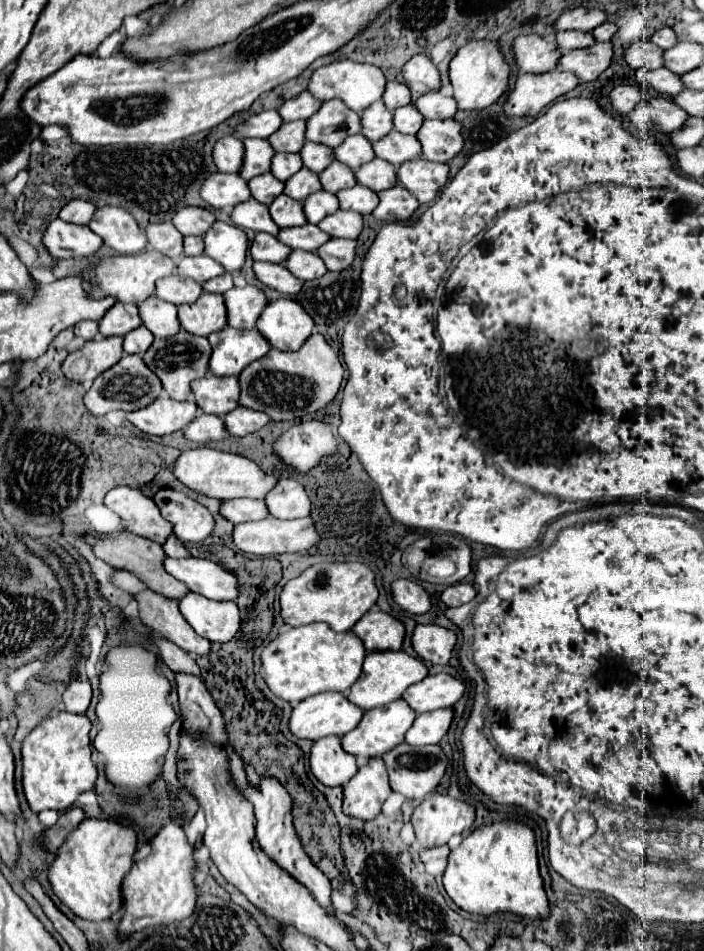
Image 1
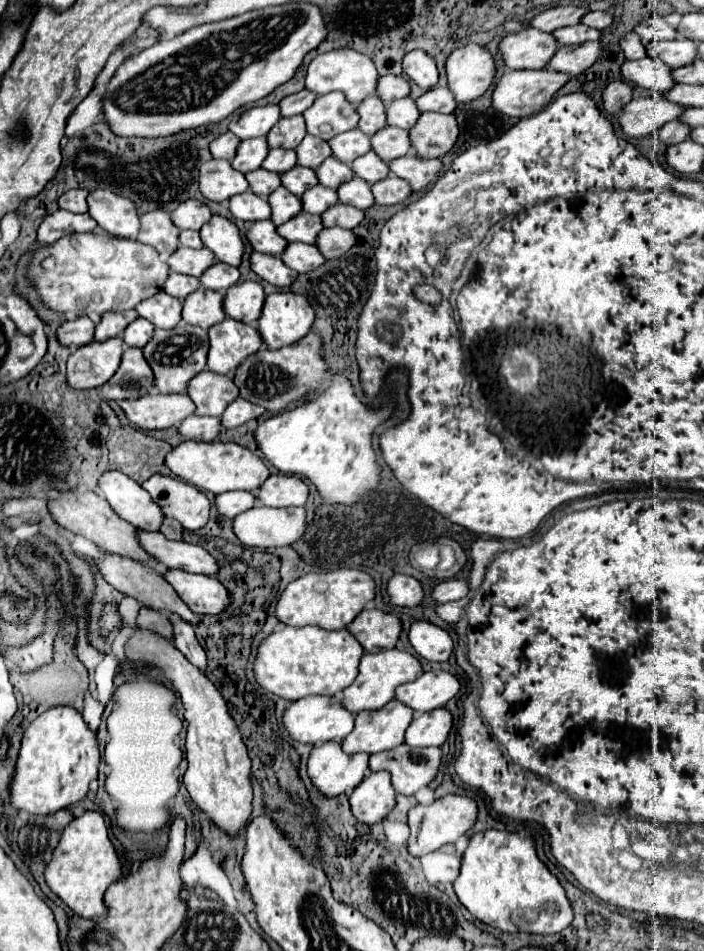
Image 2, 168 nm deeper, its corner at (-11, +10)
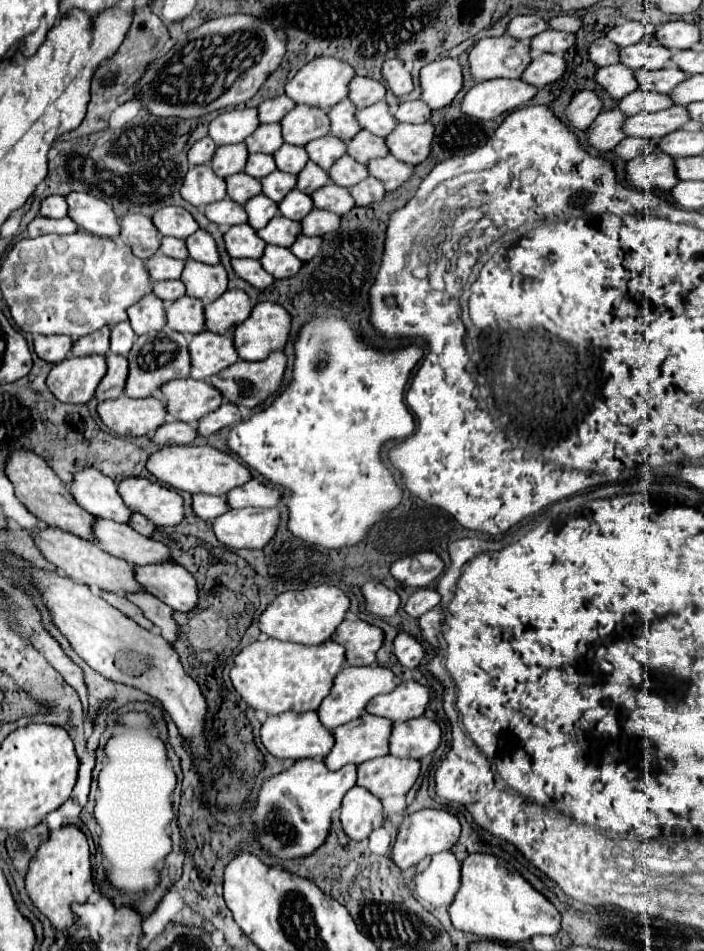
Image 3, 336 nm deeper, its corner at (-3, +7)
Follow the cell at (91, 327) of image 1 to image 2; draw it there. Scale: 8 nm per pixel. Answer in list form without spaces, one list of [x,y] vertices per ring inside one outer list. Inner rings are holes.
[[[77,317],[75,321],[65,321],[59,331],[57,339],[61,339],[61,345],[85,345],[93,341],[95,323],[89,317]]]

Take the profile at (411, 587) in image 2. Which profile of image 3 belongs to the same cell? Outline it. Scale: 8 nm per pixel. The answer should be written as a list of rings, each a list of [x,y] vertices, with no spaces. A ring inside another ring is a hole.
[[[365,582],[361,586],[361,592],[363,592],[363,598],[365,598],[365,610],[375,614],[375,616],[393,616],[399,608],[399,596],[395,590],[383,586],[381,582]]]

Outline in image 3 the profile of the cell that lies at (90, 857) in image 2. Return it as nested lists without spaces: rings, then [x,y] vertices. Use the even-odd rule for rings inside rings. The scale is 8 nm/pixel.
[[[63,826],[59,830],[49,832],[49,838],[39,846],[39,850],[29,862],[25,890],[33,906],[49,918],[55,930],[65,930],[69,928],[69,924],[73,924],[73,914],[69,908],[71,902],[87,902],[93,892],[89,844],[85,834],[77,826]]]

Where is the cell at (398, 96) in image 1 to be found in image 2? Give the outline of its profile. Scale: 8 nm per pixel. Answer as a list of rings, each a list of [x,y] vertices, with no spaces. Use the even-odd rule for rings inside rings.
[[[383,75],[379,79],[379,87],[377,87],[377,95],[385,101],[385,103],[393,103],[395,99],[403,99],[411,93],[411,85],[405,77],[397,77],[397,75]]]

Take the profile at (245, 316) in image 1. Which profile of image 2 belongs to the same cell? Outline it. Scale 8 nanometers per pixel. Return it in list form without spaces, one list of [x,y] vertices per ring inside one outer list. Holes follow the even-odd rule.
[[[243,281],[227,289],[223,307],[227,317],[243,323],[255,323],[261,317],[263,301],[265,301],[263,287],[257,281]]]

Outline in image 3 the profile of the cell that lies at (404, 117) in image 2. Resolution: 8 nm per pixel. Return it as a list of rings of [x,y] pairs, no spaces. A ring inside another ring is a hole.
[[[383,100],[363,110],[357,110],[355,120],[363,130],[369,130],[375,136],[387,136],[395,128],[393,114],[389,112],[389,106]]]

